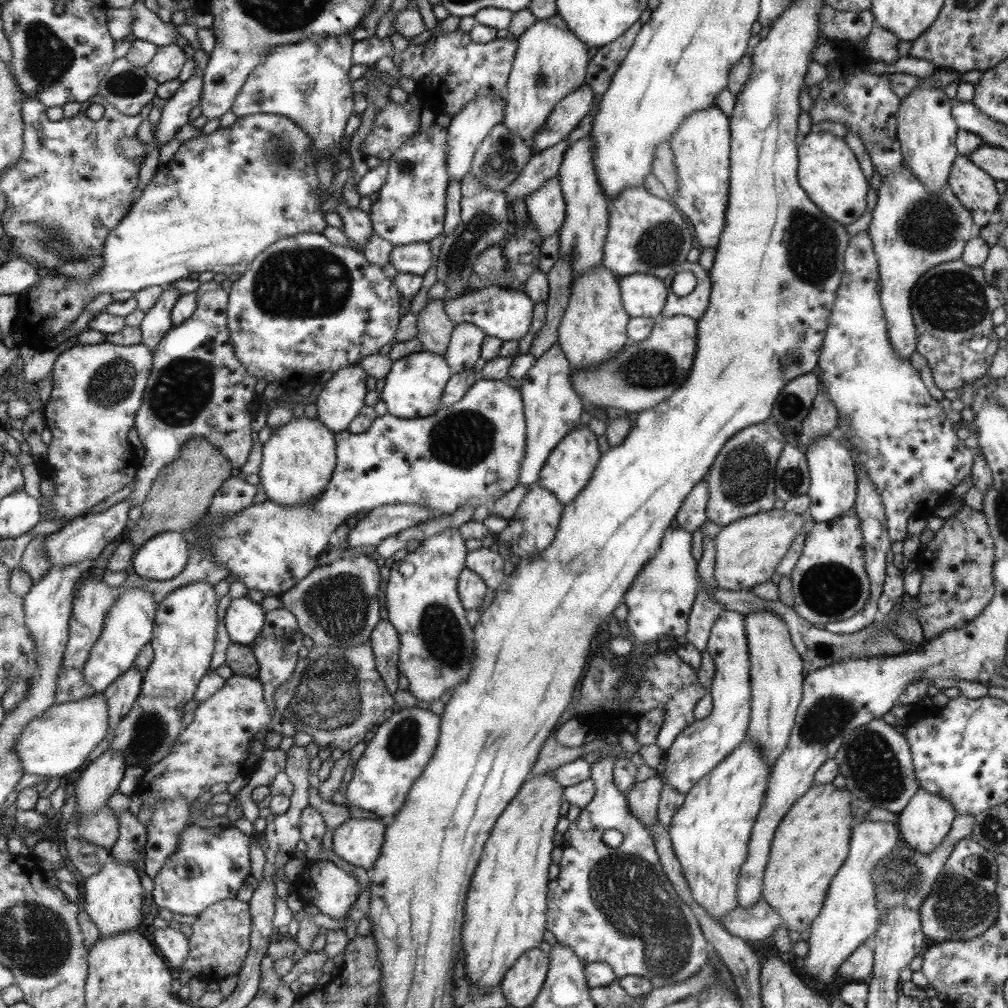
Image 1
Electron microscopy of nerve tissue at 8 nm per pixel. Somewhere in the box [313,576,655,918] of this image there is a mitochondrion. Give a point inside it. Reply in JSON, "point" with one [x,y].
{"point":[440,631]}

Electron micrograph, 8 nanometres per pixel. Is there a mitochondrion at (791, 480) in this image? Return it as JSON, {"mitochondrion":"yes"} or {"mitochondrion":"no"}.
{"mitochondrion":"yes"}

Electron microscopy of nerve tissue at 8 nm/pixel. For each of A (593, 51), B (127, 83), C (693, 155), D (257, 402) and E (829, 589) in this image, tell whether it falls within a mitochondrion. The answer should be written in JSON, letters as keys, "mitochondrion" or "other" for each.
{"A":"other","B":"mitochondrion","C":"mitochondrion","D":"other","E":"mitochondrion"}

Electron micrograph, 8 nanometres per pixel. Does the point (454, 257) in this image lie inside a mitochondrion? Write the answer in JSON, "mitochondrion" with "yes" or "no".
{"mitochondrion":"yes"}

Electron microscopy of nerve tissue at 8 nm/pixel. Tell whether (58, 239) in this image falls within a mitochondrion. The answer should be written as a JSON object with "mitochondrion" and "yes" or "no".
{"mitochondrion":"yes"}

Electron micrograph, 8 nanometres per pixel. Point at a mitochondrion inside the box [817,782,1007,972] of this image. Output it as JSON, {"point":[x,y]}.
{"point":[963,903]}

